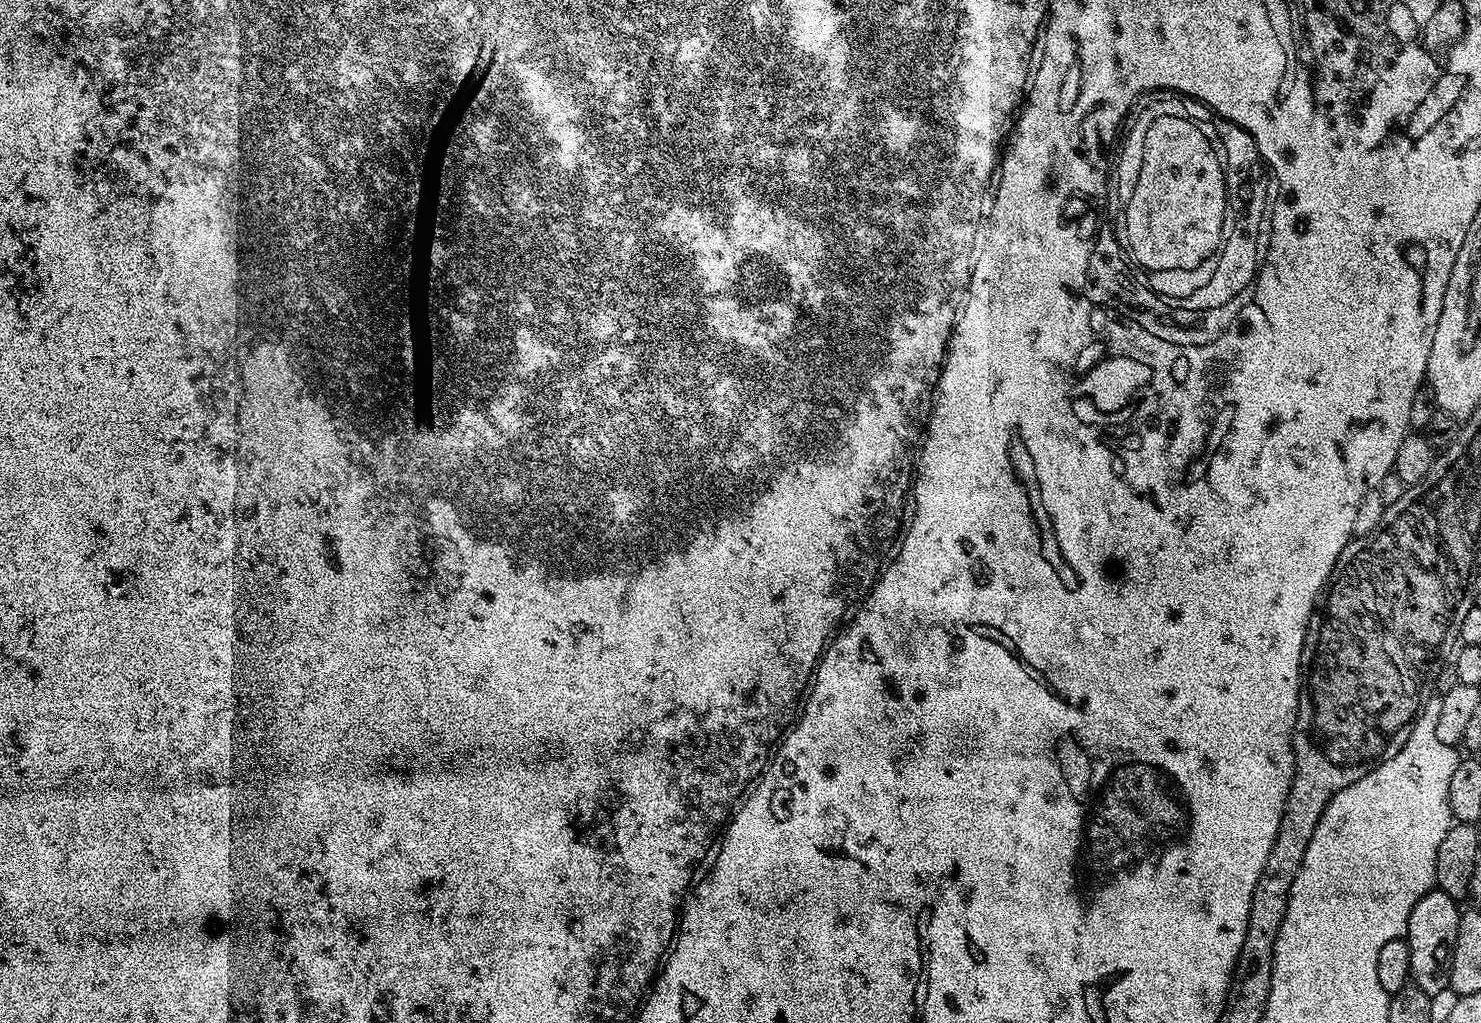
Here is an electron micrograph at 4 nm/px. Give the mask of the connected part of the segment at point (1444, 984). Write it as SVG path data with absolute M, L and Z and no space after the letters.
M1439 890L1427 892L1422 898L1418 898L1418 902L1414 906L1414 910L1410 910L1410 922L1408 923L1408 931L1406 939L1410 946L1410 977L1411 983L1417 984L1427 996L1433 998L1439 997L1439 992L1448 992L1450 988L1450 962L1454 958L1454 942L1458 938L1458 922L1460 921L1461 909L1458 902L1450 894Z

